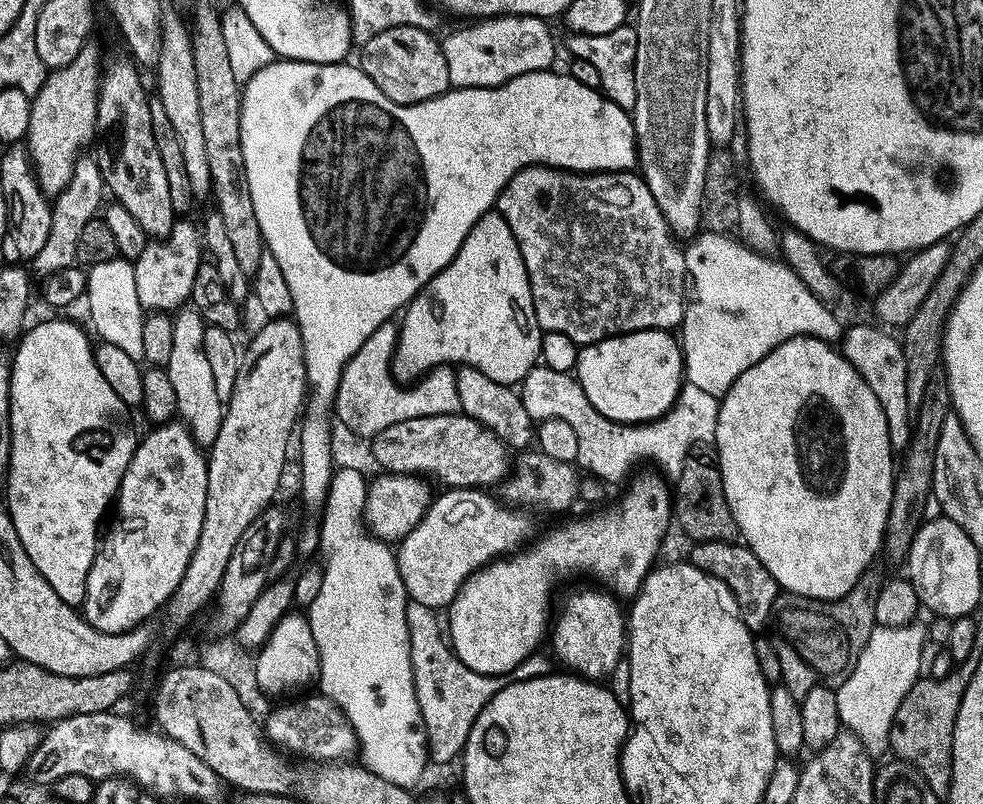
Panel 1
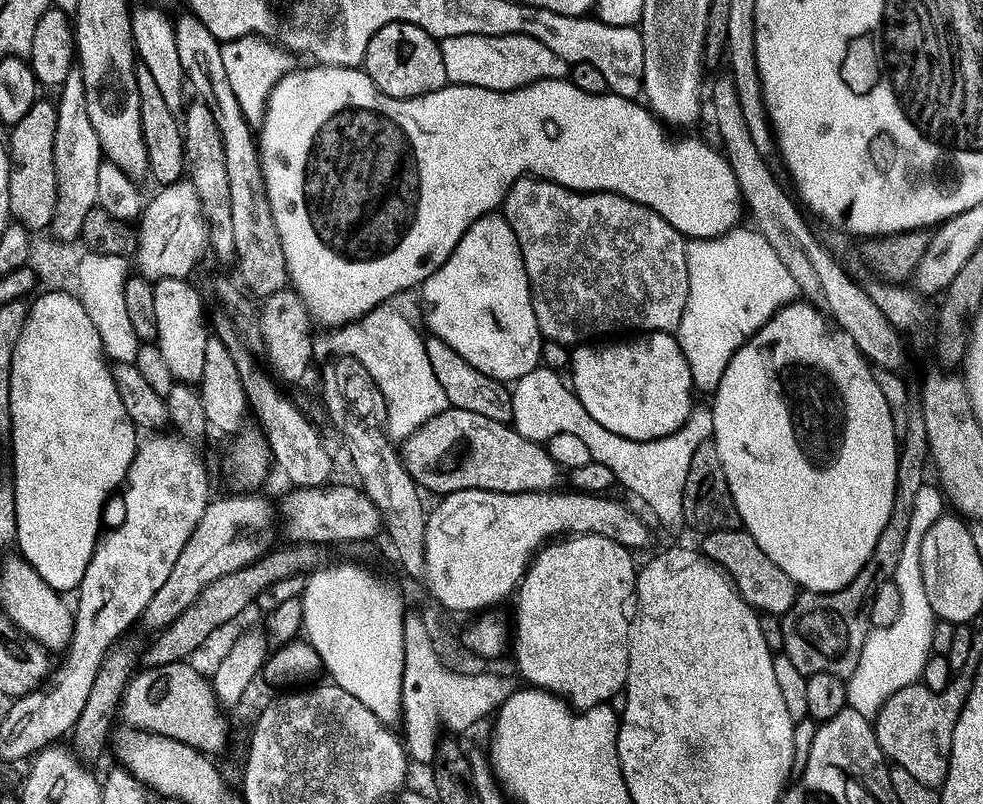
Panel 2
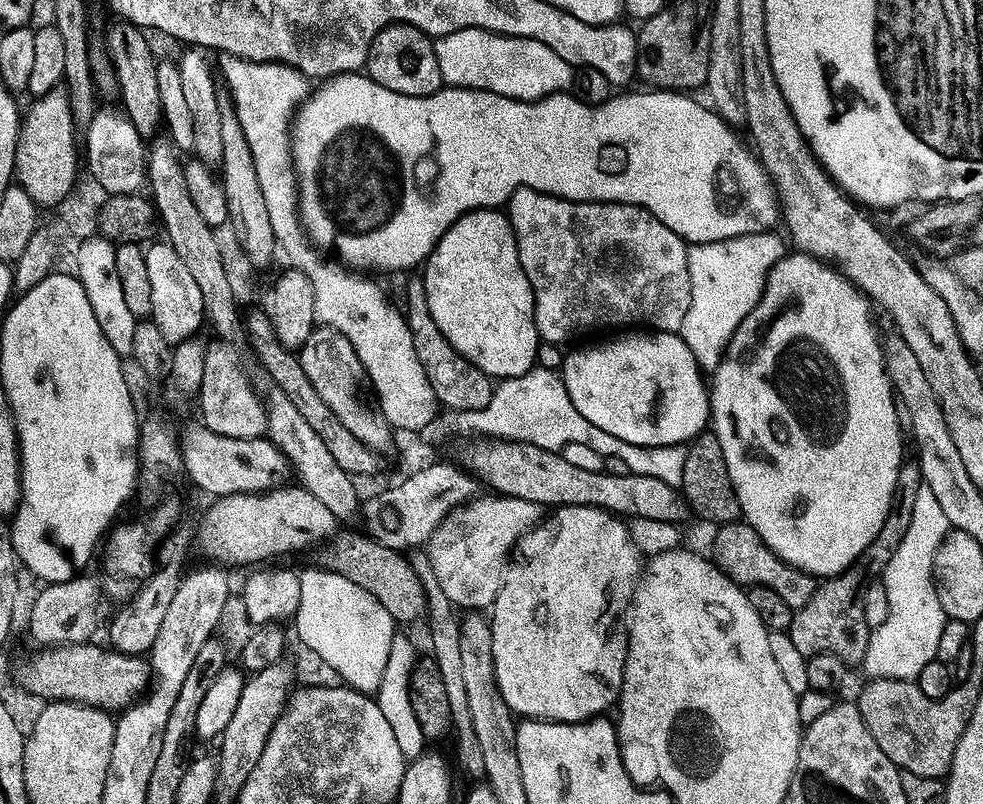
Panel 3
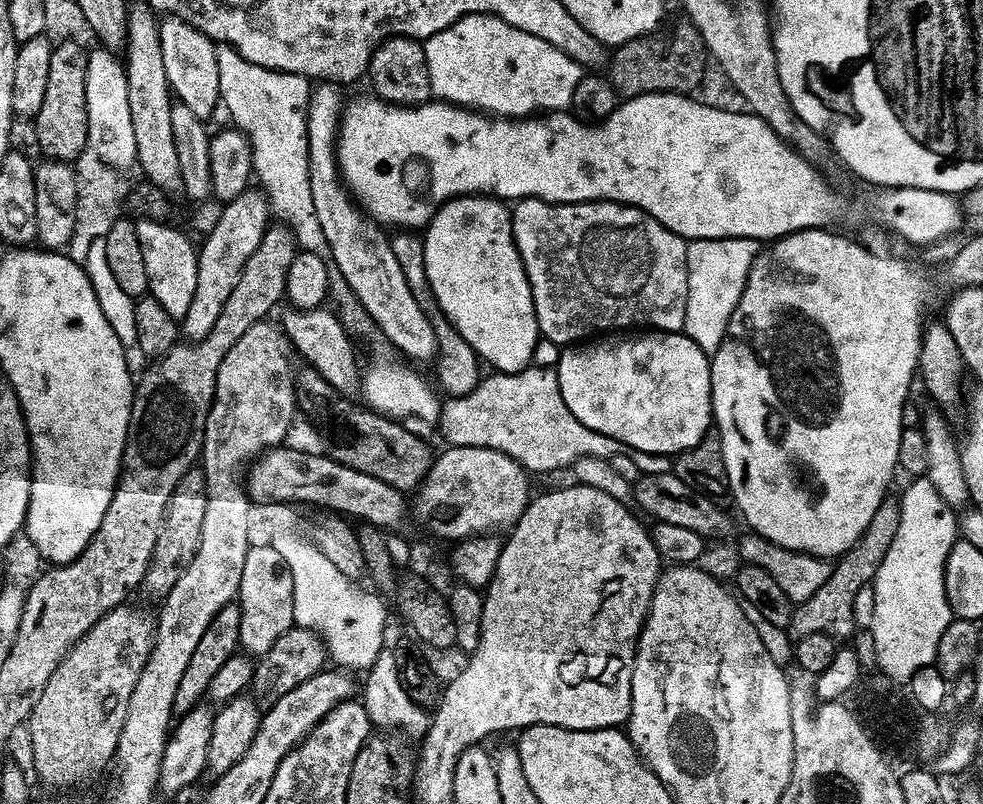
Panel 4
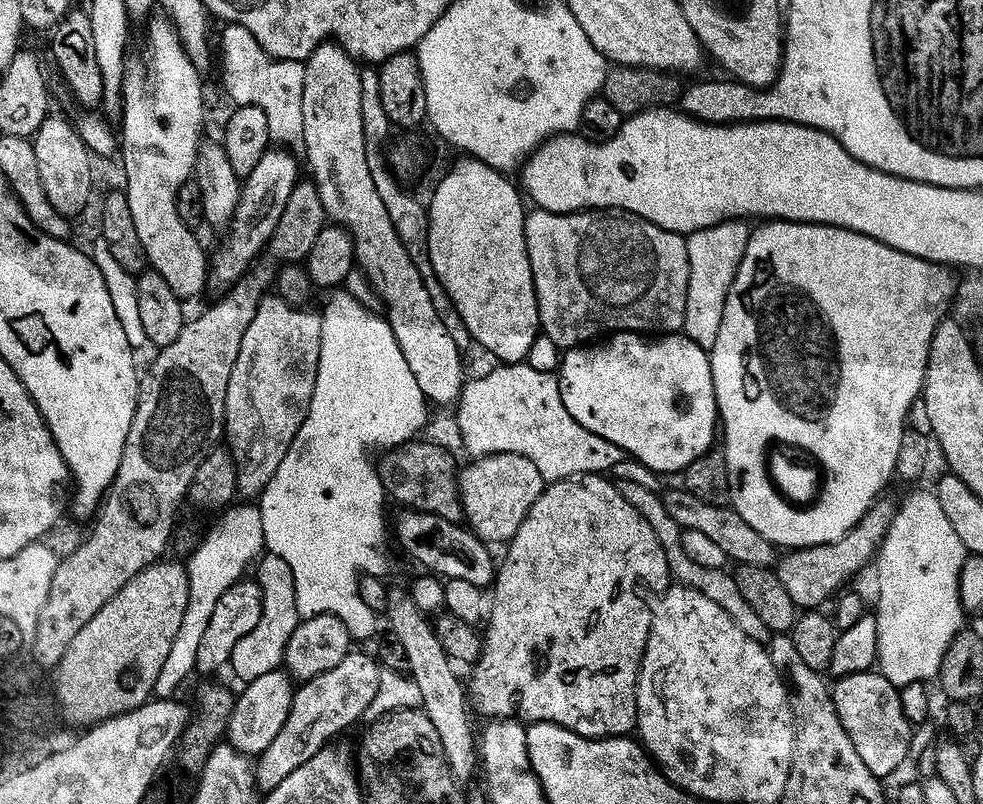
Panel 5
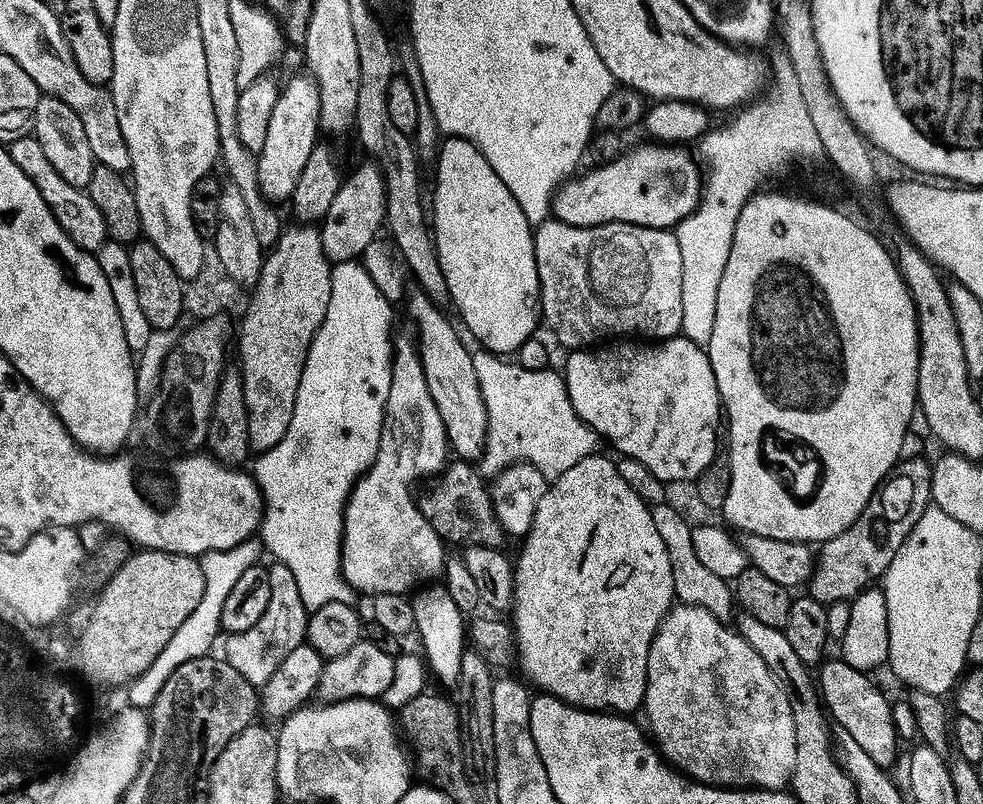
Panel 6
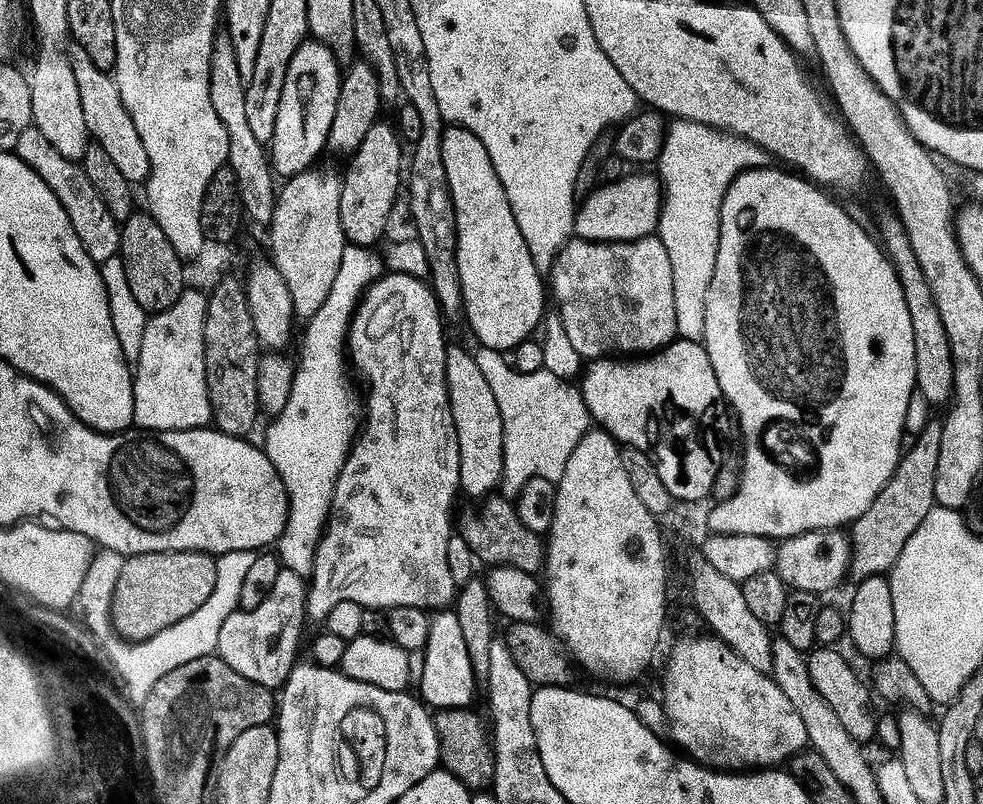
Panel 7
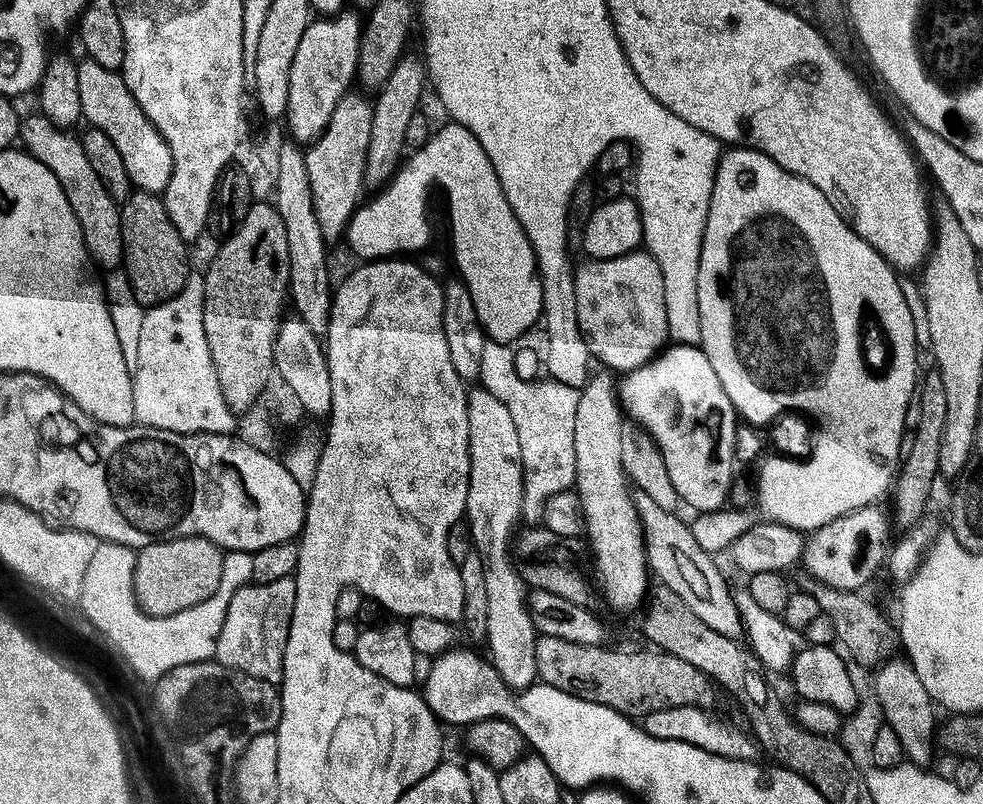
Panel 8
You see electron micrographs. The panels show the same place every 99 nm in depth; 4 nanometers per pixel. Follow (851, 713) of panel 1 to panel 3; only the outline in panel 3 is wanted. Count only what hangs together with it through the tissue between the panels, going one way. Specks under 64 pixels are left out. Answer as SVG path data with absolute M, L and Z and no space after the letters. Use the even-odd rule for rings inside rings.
M925 486L920 487L918 498L914 498L910 530L906 530L906 538L898 542L898 550L894 550L894 558L890 558L882 577L890 612L886 614L886 622L882 622L882 626L871 629L862 665L865 677L916 680L919 671L936 660L938 638L941 637L946 617L942 602L938 602L932 577L934 554L949 530L946 515L942 514L933 491Z

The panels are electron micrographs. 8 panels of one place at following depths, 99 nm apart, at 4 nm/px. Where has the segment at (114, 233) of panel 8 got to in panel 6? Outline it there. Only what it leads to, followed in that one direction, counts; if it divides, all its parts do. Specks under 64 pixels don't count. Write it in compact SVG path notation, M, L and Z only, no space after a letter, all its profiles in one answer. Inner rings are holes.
M29 134L13 140L7 145L7 149L10 158L14 158L14 163L23 170L26 178L30 178L30 182L34 182L34 186L38 186L38 194L42 194L42 198L46 200L46 206L50 206L58 226L62 226L62 230L66 230L68 237L82 250L93 254L98 251L104 241L109 239L109 235L106 230L106 222L102 218L102 210L98 210L98 206L94 206L87 191L78 186L70 186L70 182L66 182L66 178L62 178L62 174L58 174L58 170L54 170L54 166L50 166L42 146L38 146L35 135Z

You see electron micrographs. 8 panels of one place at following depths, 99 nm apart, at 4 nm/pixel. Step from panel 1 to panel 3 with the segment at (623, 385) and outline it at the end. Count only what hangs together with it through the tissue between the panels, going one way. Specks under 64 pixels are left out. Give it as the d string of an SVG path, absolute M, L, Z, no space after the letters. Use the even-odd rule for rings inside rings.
M628 330L617 336L620 336L617 340L604 340L601 344L592 344L577 352L569 351L565 355L564 385L570 394L570 402L578 406L578 414L582 414L586 422L594 422L598 430L622 438L622 442L647 448L687 445L695 440L710 424L710 392L694 354L690 354L690 346L686 346L675 332Z

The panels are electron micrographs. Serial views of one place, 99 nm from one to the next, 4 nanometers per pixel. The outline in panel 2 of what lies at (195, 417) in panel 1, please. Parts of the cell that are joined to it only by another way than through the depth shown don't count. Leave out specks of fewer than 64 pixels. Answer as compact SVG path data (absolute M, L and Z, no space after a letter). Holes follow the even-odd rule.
M158 280L154 284L154 318L158 322L155 345L162 350L170 365L170 374L178 382L195 385L201 381L206 366L206 342L210 338L210 320L204 317L204 300L198 289L188 280Z

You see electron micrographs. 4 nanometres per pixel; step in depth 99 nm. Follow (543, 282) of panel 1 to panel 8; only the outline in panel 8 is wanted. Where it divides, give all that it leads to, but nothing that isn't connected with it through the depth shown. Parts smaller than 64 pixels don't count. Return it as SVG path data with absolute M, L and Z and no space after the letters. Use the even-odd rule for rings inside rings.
M646 250L627 252L618 258L605 260L585 259L581 268L574 272L576 281L576 313L582 338L586 342L589 353L601 360L605 369L616 374L632 372L641 368L657 355L669 343L666 326L666 290L662 282L662 270L658 270L658 262Z

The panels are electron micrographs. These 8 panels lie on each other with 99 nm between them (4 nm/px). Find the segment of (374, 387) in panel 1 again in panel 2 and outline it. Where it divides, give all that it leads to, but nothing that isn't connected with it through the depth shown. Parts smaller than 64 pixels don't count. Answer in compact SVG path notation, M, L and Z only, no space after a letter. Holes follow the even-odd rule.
M393 306L370 310L339 329L336 344L345 356L353 356L369 371L378 386L386 410L386 431L393 441L402 442L422 422L449 407L446 394L426 354L425 337Z

